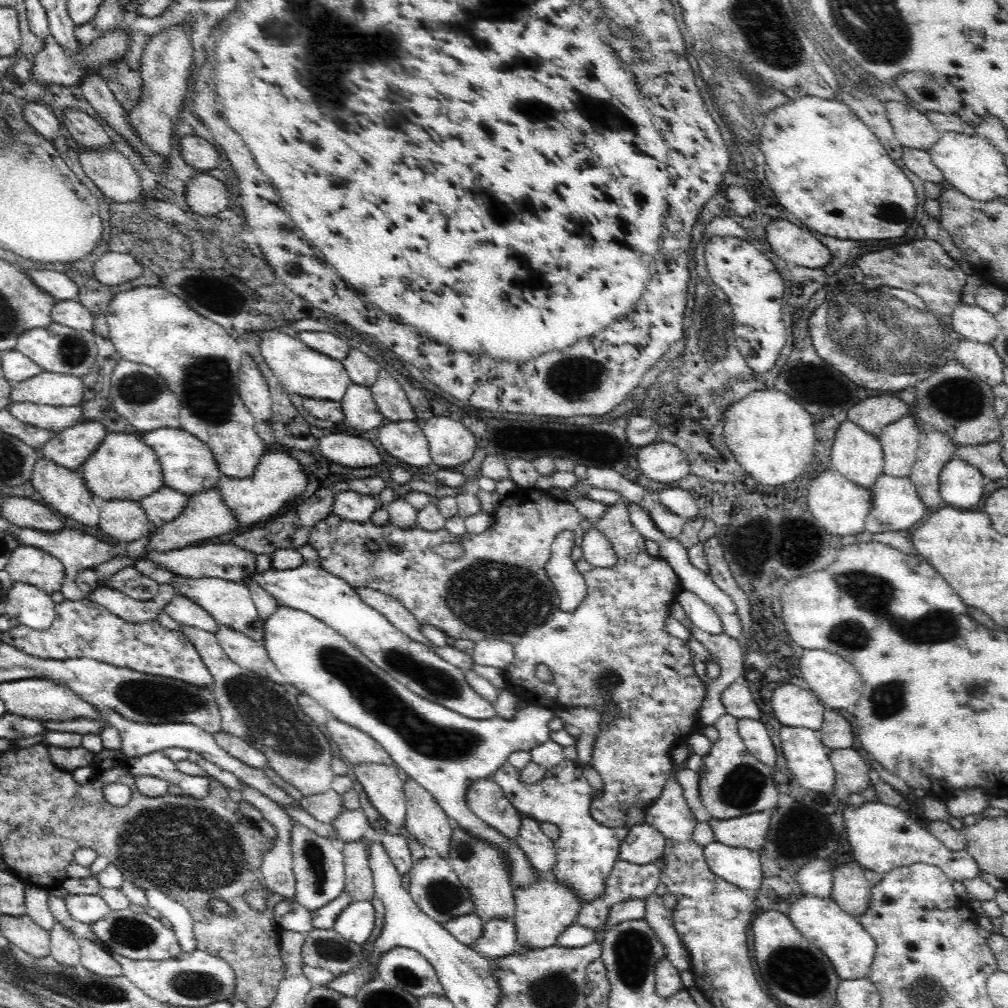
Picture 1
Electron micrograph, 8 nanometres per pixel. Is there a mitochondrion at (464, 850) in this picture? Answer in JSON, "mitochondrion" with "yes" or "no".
{"mitochondrion":"yes"}

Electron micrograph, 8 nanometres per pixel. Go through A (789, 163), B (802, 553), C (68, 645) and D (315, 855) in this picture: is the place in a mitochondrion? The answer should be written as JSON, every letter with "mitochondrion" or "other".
{"A":"other","B":"other","C":"other","D":"mitochondrion"}

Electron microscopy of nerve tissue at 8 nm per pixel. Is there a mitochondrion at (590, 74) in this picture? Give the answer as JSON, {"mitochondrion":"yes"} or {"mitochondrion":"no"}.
{"mitochondrion":"no"}

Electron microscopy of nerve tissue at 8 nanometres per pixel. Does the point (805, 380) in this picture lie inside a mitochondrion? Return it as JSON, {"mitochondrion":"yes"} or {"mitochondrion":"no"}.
{"mitochondrion":"no"}

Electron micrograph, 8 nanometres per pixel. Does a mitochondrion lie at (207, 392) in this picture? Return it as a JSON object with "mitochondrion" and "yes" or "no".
{"mitochondrion":"yes"}

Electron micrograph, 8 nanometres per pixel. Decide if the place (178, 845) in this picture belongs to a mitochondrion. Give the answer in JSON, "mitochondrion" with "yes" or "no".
{"mitochondrion":"yes"}

